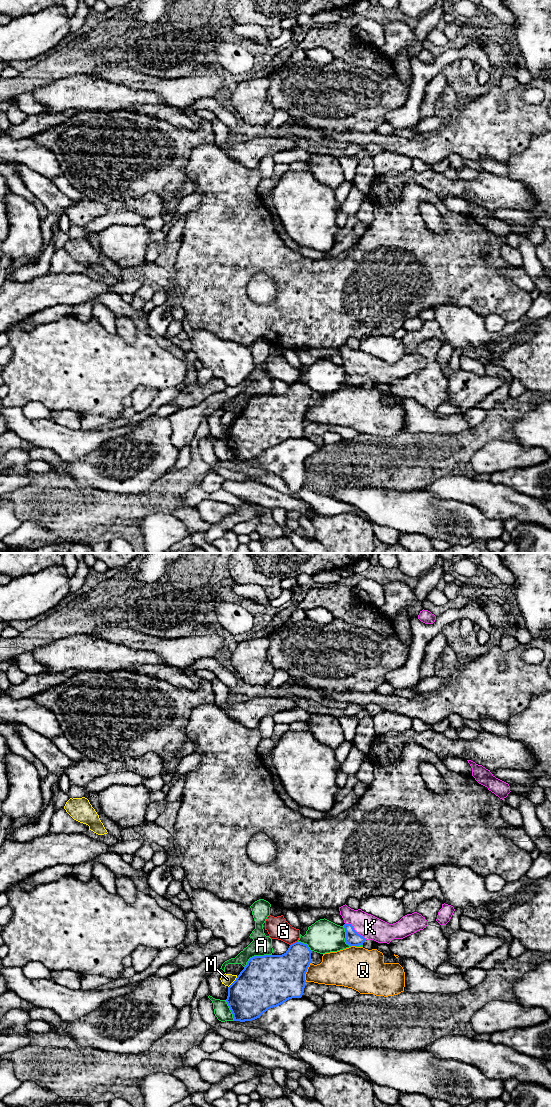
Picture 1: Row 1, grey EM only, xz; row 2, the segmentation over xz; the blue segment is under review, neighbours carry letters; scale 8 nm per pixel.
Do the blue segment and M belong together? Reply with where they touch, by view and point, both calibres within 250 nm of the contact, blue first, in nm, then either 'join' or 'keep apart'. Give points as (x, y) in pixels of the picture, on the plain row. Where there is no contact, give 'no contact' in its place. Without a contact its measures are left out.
contact xz (233, 422); calibres 420 and 100 nm; keep apart

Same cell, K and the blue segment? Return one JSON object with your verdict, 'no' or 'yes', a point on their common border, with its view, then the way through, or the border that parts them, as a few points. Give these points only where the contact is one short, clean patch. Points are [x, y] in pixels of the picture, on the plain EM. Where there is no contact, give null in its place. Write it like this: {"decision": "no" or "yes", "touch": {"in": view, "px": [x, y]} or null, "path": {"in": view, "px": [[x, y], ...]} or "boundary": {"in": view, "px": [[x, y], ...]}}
{"decision": "yes", "touch": {"in": "xz", "px": [354, 370]}, "path": {"in": "xz", "px": [[352, 378], [354, 370], [359, 367], [370, 367]]}}

